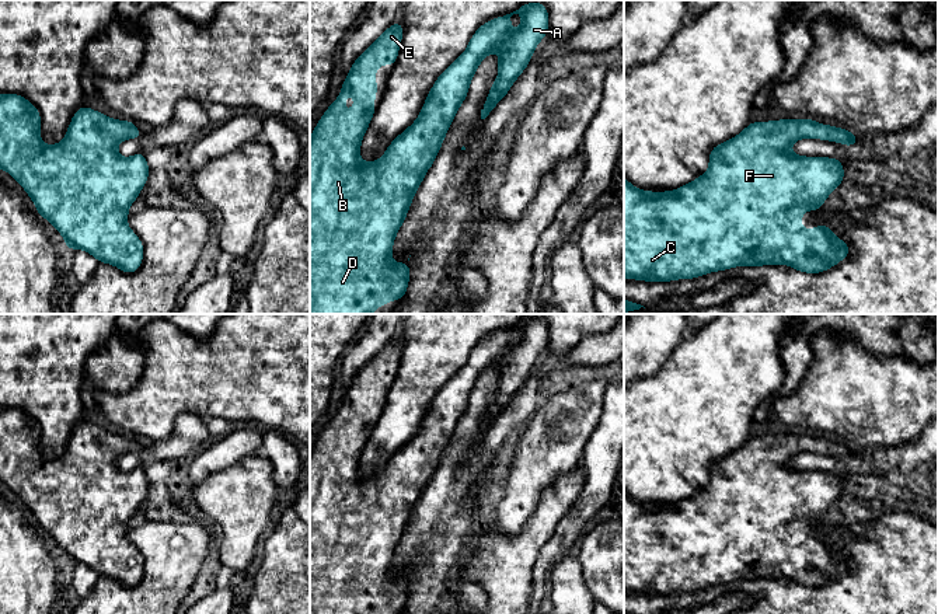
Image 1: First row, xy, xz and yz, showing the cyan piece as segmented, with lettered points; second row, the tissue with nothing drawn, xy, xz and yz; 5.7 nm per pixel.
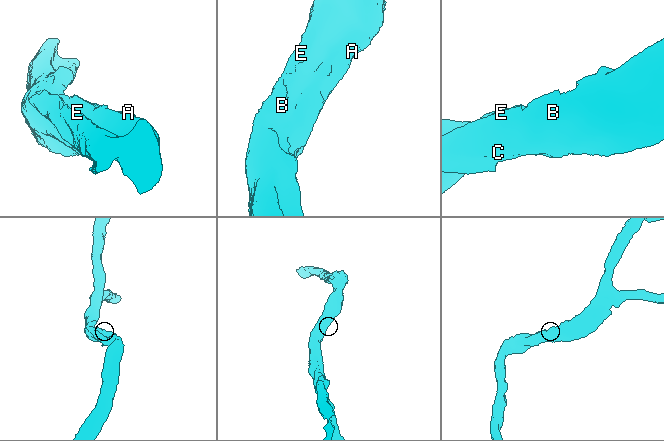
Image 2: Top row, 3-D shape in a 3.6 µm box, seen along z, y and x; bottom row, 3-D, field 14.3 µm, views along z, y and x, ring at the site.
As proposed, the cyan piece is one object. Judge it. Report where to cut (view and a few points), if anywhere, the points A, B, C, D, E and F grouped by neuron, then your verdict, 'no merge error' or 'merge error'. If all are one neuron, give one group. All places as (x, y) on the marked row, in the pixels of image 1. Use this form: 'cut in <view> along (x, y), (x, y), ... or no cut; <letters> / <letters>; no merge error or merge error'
no cut; A B C D E F; no merge error

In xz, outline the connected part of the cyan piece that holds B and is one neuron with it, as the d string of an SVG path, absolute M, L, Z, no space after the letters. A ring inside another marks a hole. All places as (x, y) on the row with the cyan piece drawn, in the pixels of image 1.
M523 1L516 11L481 25L470 39L465 52L435 81L419 118L395 137L384 156L374 163L363 163L359 158L360 140L376 109L373 98L377 94L377 83L373 74L377 71L379 64L395 64L404 31L402 24L397 20L395 24L386 29L379 39L355 60L351 71L346 74L341 93L321 116L310 137L310 314L373 314L376 307L384 306L390 300L401 300L405 297L407 282L412 275L409 273L408 261L401 264L391 261L394 238L407 217L414 193L419 188L425 172L433 164L446 132L468 94L470 81L478 64L487 55L496 49L501 50L498 57L498 79L492 84L489 95L481 109L481 119L485 119L494 107L506 95L519 74L527 67L537 43L547 35L547 29L548 11L540 1L534 1L530 6ZM513 14L522 14L524 18L517 32L512 36L509 18ZM345 95L359 98L351 109L348 122L345 121Z

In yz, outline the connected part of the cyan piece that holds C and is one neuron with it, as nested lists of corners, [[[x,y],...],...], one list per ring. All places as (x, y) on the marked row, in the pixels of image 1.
[[[812,119],[750,122],[740,135],[711,150],[705,174],[676,191],[639,191],[624,177],[624,279],[669,282],[739,265],[774,264],[819,273],[848,257],[850,245],[827,226],[803,230],[799,224],[803,210],[823,209],[823,200],[844,178],[838,158],[792,154],[791,144],[802,137],[855,147],[858,136]]]

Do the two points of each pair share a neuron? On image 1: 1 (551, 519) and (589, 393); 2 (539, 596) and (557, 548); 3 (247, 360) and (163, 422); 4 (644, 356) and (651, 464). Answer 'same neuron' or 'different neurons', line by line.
1: different neurons
2: same neuron
3: same neuron
4: different neurons

